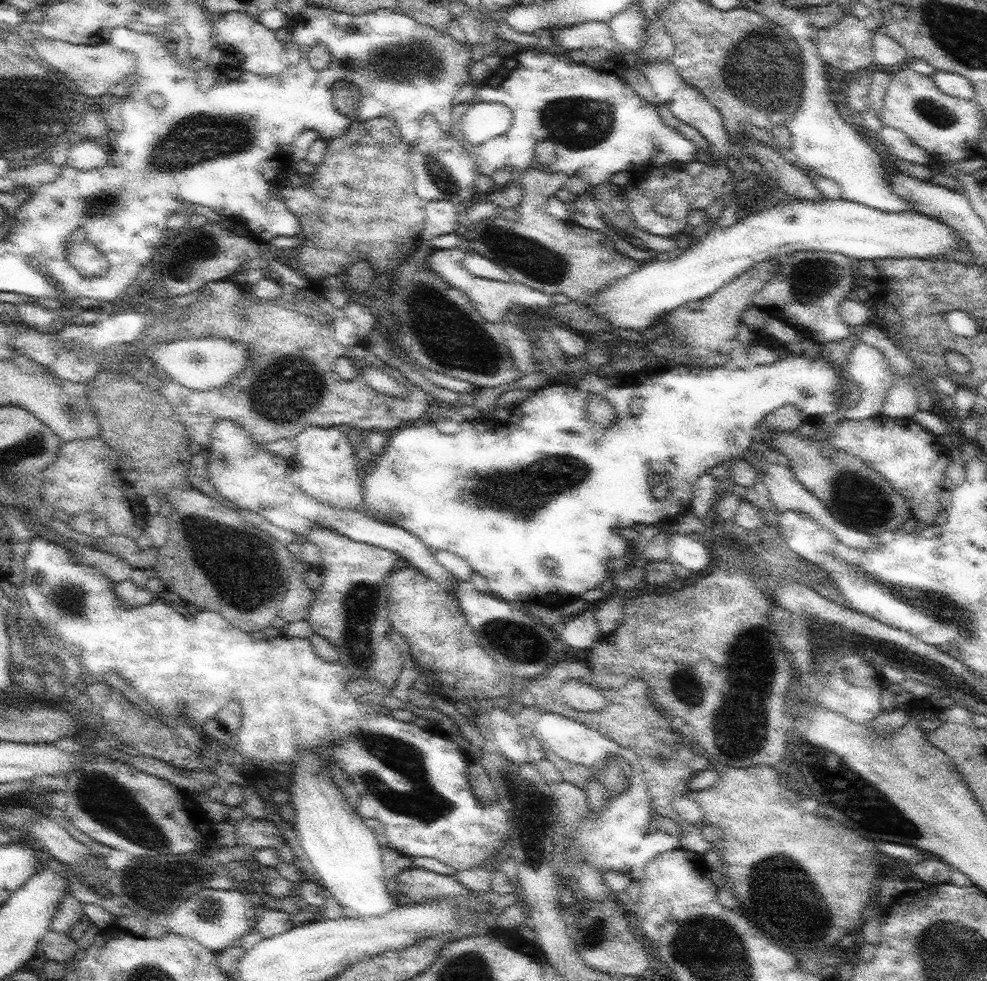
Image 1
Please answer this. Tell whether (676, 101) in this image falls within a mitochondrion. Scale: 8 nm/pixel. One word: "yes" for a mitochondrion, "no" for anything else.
no

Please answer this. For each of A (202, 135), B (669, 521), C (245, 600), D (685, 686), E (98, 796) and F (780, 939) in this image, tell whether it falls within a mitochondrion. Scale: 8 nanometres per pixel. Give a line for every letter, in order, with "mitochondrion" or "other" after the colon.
A: mitochondrion
B: other
C: mitochondrion
D: mitochondrion
E: mitochondrion
F: other

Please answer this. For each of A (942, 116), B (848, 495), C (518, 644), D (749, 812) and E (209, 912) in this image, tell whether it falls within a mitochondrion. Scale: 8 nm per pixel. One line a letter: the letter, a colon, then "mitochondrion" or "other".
A: mitochondrion
B: mitochondrion
C: mitochondrion
D: other
E: mitochondrion

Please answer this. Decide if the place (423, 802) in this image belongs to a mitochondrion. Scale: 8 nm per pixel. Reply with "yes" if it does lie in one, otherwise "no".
yes

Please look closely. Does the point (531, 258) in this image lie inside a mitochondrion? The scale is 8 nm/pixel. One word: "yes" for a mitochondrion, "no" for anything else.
yes

